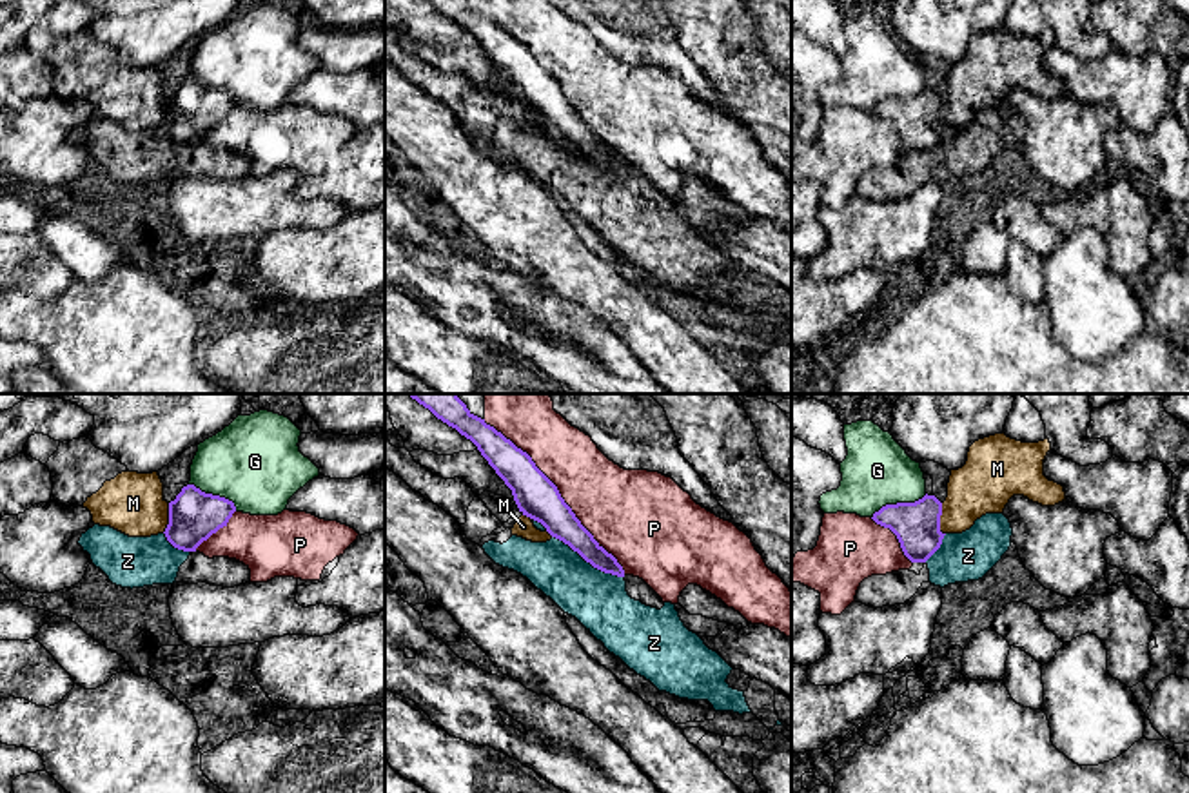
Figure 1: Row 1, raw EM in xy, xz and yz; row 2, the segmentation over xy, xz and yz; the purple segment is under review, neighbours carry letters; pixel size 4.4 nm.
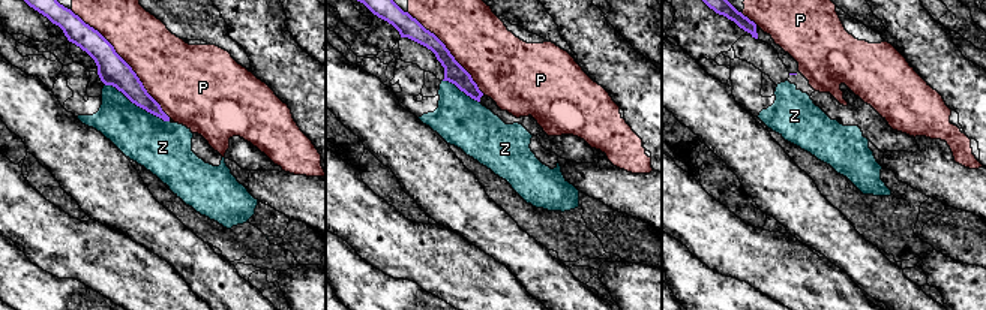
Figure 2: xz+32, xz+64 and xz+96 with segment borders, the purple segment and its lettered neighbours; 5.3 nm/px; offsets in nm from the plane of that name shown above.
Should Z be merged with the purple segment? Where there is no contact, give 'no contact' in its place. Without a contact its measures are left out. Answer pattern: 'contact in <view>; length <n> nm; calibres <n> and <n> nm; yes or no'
contact in xz; length 380 nm; calibres 150 and 260 nm; no

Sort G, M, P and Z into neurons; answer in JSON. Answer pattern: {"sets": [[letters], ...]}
{"sets": [["G"], ["M"], ["P"], ["Z"]]}

